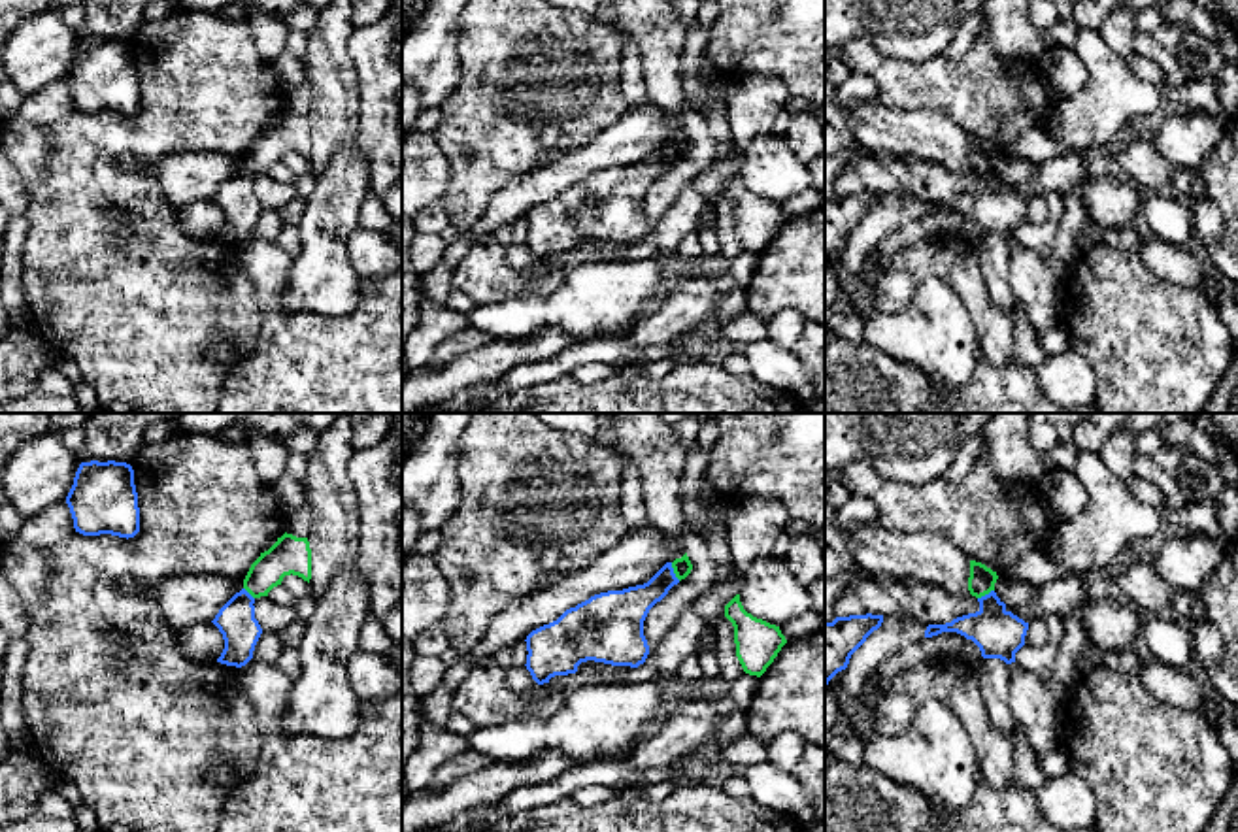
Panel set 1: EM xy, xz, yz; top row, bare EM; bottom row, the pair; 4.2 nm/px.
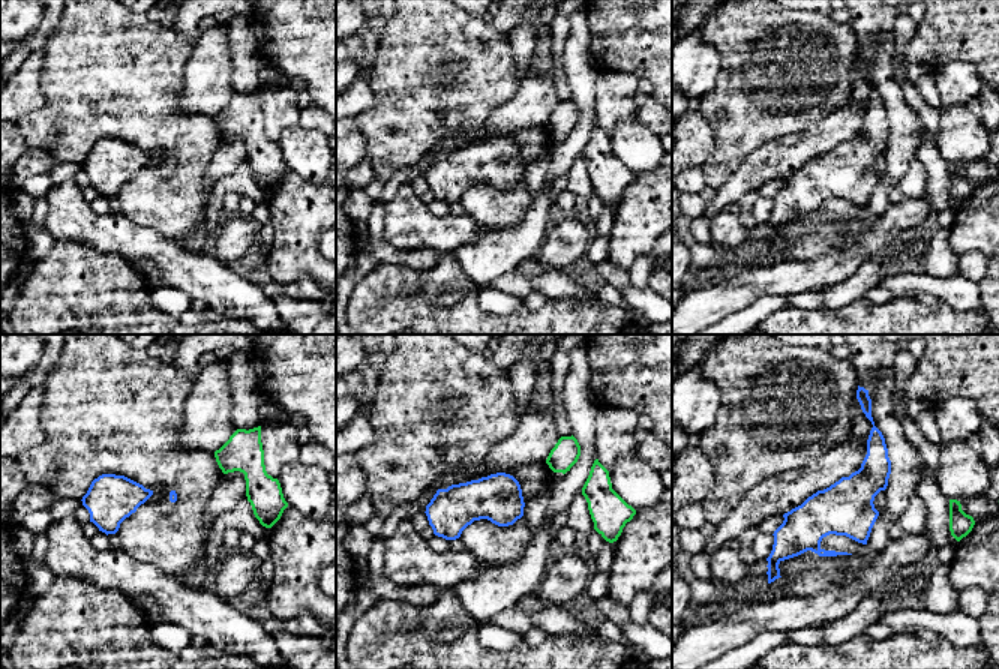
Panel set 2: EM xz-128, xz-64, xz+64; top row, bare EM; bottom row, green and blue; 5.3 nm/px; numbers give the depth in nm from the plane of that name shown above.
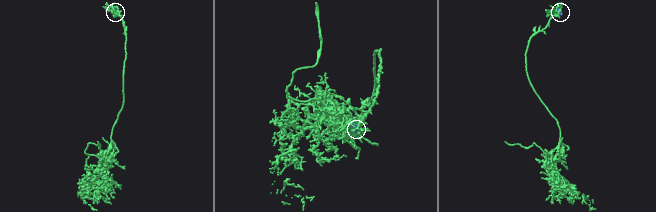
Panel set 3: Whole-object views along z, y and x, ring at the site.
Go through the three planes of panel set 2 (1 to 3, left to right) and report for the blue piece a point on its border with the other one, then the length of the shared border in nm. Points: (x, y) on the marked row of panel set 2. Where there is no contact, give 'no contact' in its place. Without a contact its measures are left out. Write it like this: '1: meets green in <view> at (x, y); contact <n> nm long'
1: no contact
2: no contact
3: no contact

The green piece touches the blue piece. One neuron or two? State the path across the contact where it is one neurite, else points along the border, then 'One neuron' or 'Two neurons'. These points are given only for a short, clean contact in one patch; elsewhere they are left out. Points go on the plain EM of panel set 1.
Boundary: xz (670, 140), (680, 157). Two neurons

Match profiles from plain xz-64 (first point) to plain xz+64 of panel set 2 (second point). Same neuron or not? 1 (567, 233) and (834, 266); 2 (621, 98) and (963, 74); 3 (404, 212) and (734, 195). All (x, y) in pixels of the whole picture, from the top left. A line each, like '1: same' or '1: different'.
1: different
2: same
3: different

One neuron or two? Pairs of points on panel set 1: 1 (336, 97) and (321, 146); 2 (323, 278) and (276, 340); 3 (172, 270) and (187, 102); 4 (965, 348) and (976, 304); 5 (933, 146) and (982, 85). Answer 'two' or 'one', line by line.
1: one
2: two
3: one
4: two
5: two

